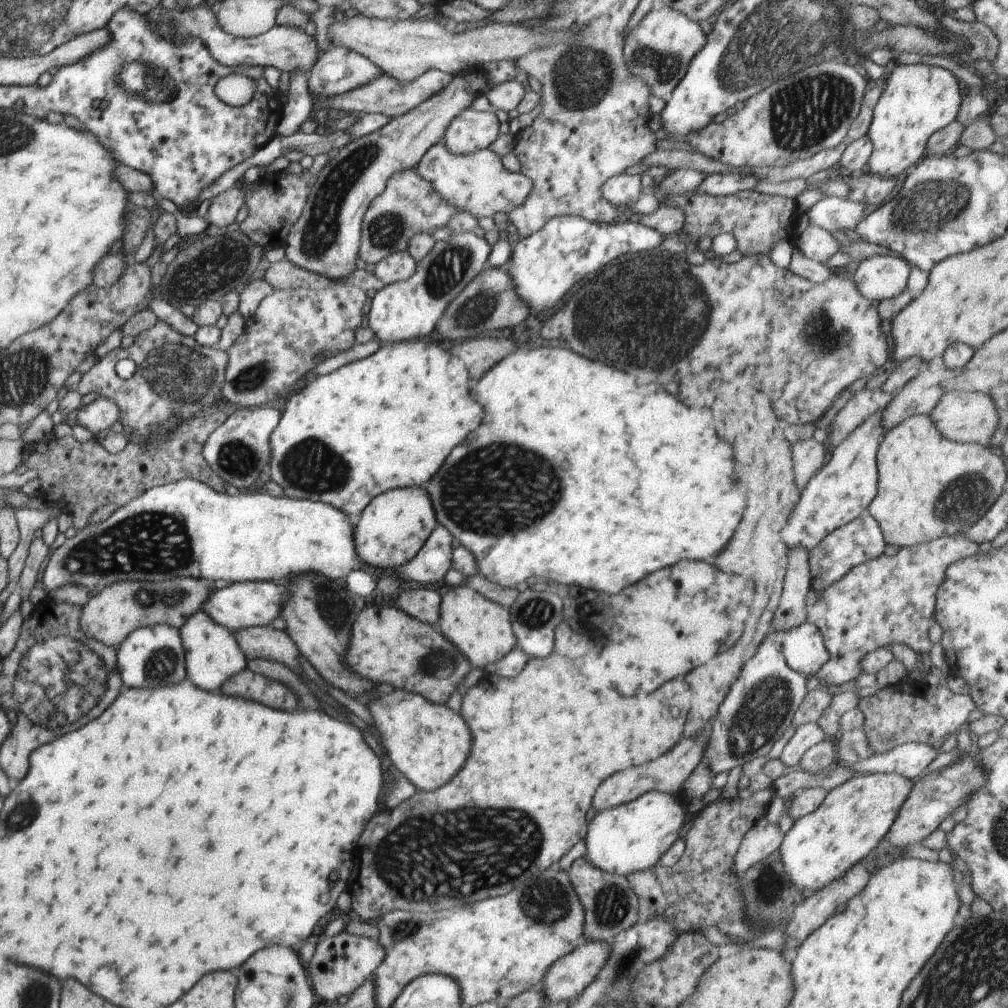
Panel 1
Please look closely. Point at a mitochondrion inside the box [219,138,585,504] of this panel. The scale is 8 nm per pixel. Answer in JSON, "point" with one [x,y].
{"point":[320,231]}

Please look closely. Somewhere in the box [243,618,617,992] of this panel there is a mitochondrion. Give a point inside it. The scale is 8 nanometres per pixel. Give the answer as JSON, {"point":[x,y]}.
{"point":[488,853]}

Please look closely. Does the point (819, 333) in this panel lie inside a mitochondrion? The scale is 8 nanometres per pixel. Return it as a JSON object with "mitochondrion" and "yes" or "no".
{"mitochondrion":"yes"}

